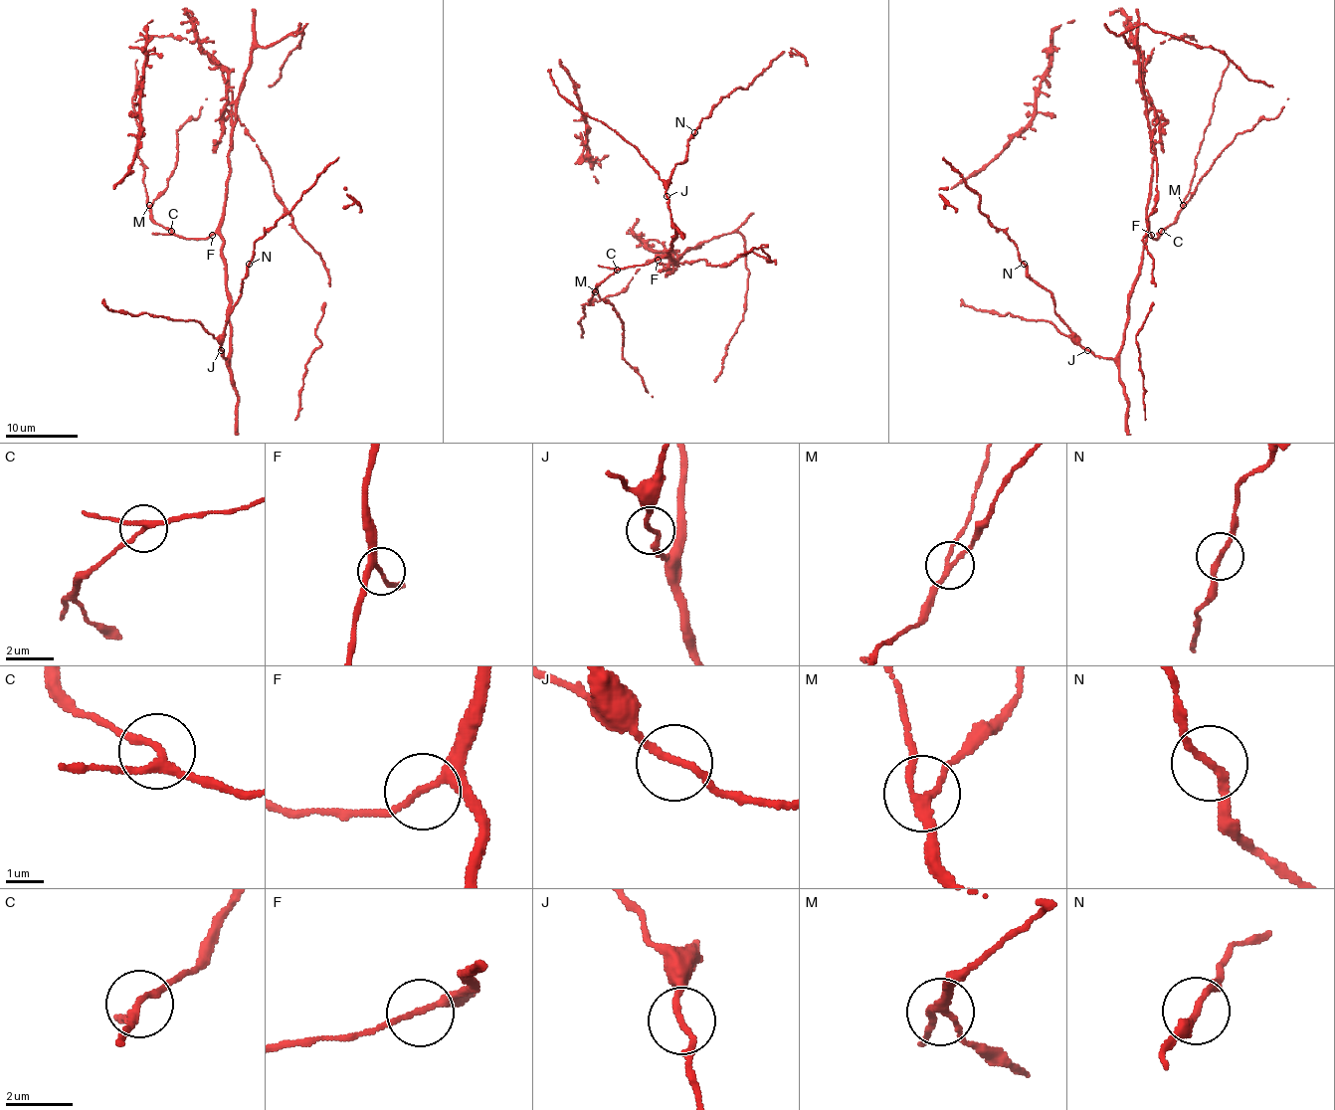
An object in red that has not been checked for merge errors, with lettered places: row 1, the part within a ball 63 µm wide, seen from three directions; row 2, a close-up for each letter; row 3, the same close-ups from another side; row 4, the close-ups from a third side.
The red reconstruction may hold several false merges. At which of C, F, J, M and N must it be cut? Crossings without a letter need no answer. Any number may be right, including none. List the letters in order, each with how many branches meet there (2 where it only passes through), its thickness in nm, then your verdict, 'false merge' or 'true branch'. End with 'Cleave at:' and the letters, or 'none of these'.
C: 3 branches meet; 200 nm thick; true branch
F: 2 branches meet; 180 nm thick; true branch
J: 2 branches meet; 170 nm thick; true branch
M: 3 branches meet; 200 nm thick; true branch
N: 2 branches meet; 200 nm thick; true branch
Cleave at: none of these

